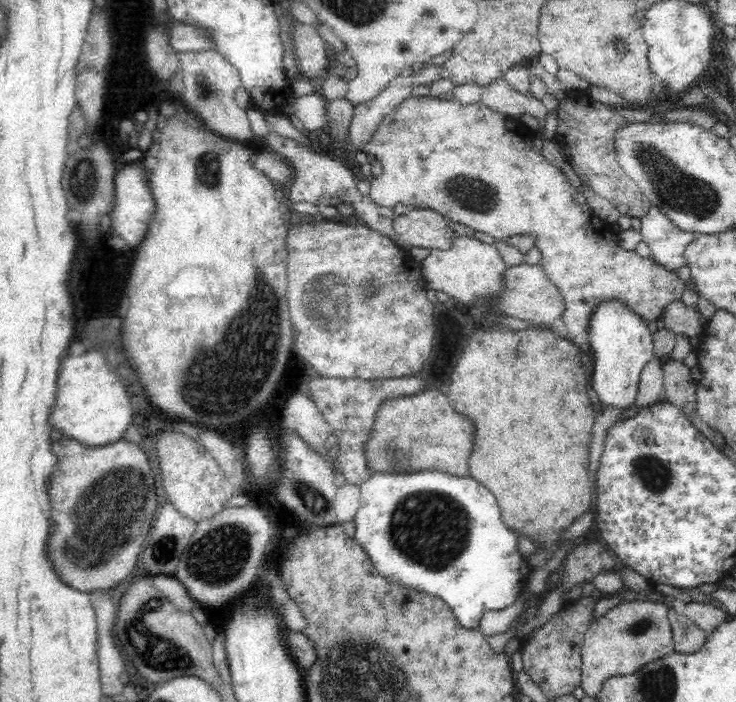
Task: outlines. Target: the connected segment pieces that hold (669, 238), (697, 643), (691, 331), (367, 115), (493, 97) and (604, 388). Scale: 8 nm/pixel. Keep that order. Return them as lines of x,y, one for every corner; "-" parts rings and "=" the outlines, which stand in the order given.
651,205
648,214
640,217
641,240
650,248
651,258
668,270
677,270
687,264
684,247
694,240
695,233
678,228
657,206
=
673,607
669,608
667,617
671,624
673,648
676,652
690,654
702,648
709,635
708,632
702,630
684,614
678,615
=
681,301
672,302
663,313
661,324
676,337
698,337
703,333
696,308
686,306
=
436,65
423,67
423,69
422,74
407,78
400,75
394,78
372,100
361,102
353,108
347,136
347,146
350,151
358,151
366,142
372,140
372,134
376,132
378,124
403,100
412,96
412,88
429,86
430,83
440,79
=
503,77
492,81
483,88
481,101
490,110
502,113
508,118
516,118
523,114
530,114
537,118
540,128
544,127
548,111
542,101
534,96
518,92
512,88
=
618,301
603,303
593,311
590,318
590,349
594,352
594,370
592,372
591,388
596,392
602,406
612,406
620,411
628,409
635,404
636,392
638,390
639,378
642,369
654,356
654,342
647,324
642,321
638,314
626,309

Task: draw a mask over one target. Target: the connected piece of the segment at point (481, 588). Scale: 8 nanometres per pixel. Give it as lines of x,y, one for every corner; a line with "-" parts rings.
426,469
421,471
399,472
370,472
370,478
360,485
359,507
355,514
355,539
360,543
360,546
370,561
374,563
374,567
378,569
380,575
384,575
386,579
390,579
392,583
400,583
402,587
410,587
416,591
426,591
434,597
444,600
444,603
452,609
454,618
458,619
458,623
466,629
479,628
479,622
482,614
486,611
497,611
510,606
516,602
516,598
523,592
527,586
528,575
532,571
532,566
524,559
518,552
518,533
510,528
506,528
502,524
500,518
500,510
496,504
494,494
484,488
482,484
478,484
476,480
468,478
460,478
452,476
450,473
442,471
428,471

